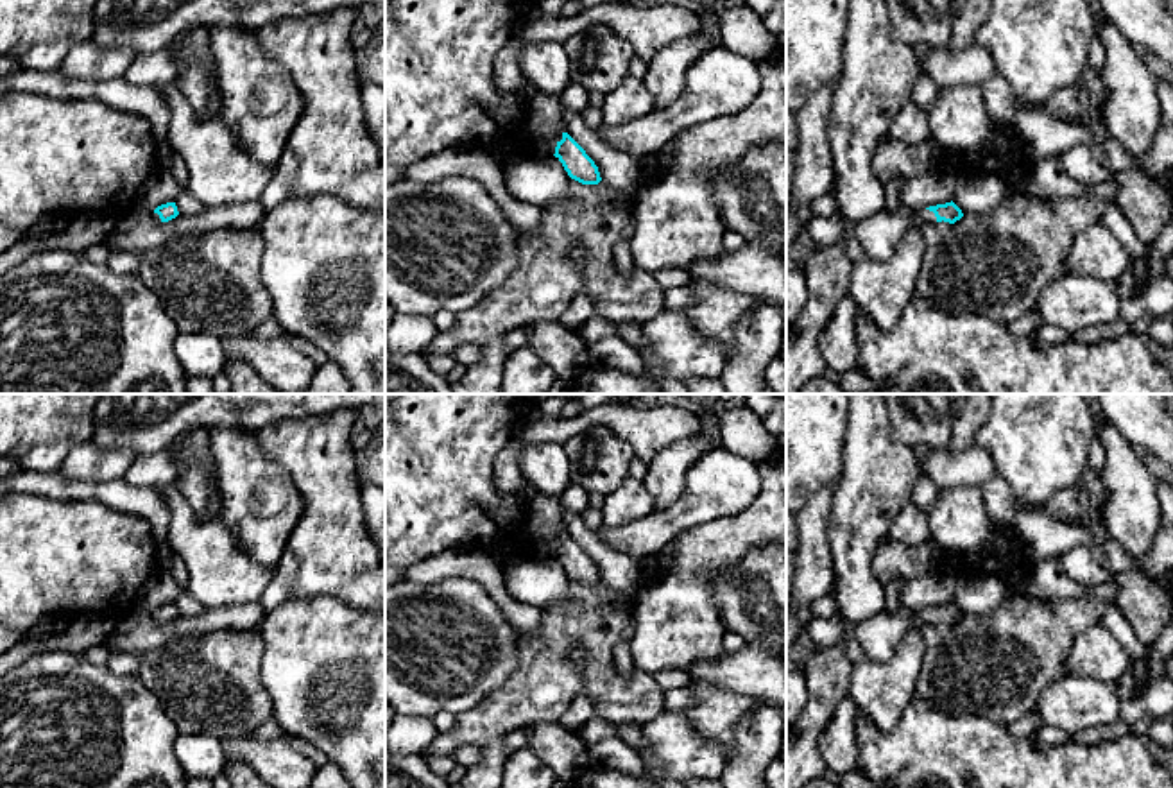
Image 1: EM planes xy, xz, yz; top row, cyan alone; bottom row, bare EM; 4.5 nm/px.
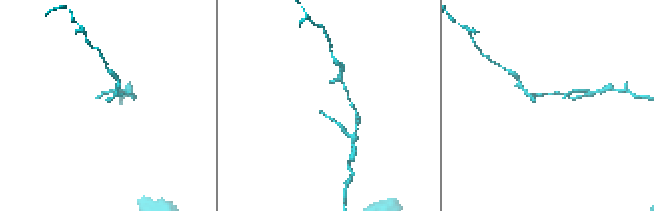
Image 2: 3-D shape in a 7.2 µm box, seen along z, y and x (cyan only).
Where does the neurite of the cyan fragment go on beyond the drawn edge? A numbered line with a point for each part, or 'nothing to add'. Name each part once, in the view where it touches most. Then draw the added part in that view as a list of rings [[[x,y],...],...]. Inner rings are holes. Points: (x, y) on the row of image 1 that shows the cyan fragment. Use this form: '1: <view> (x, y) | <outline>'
1: yz (923, 217) | [[[922,210],[915,213],[910,227],[920,229],[924,224],[929,224],[929,222],[937,222],[935,213],[929,210]]]

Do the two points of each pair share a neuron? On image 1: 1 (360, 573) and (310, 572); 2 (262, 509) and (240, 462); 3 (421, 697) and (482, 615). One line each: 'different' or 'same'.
1: same
2: same
3: same

